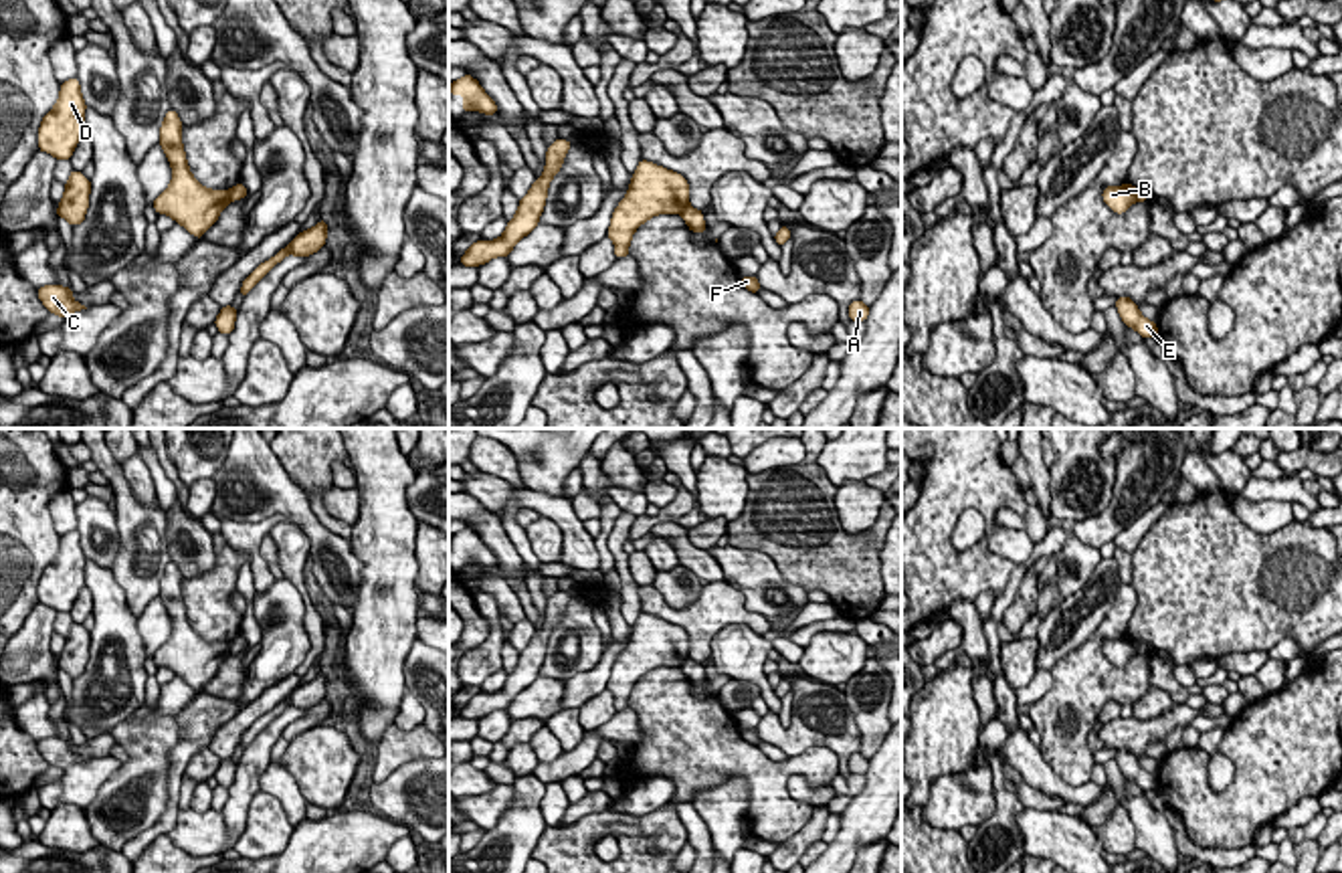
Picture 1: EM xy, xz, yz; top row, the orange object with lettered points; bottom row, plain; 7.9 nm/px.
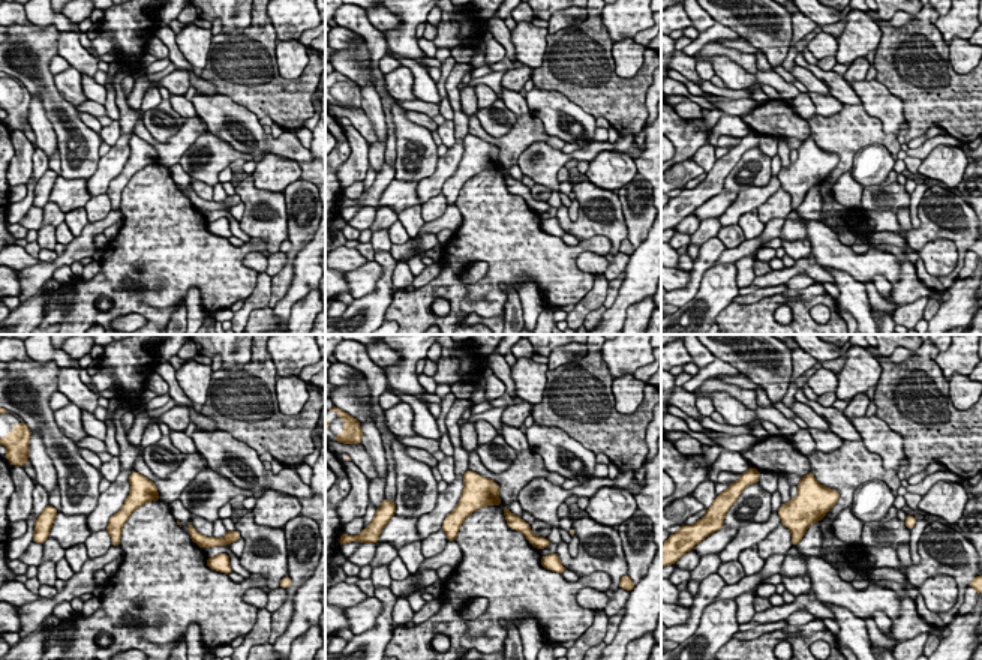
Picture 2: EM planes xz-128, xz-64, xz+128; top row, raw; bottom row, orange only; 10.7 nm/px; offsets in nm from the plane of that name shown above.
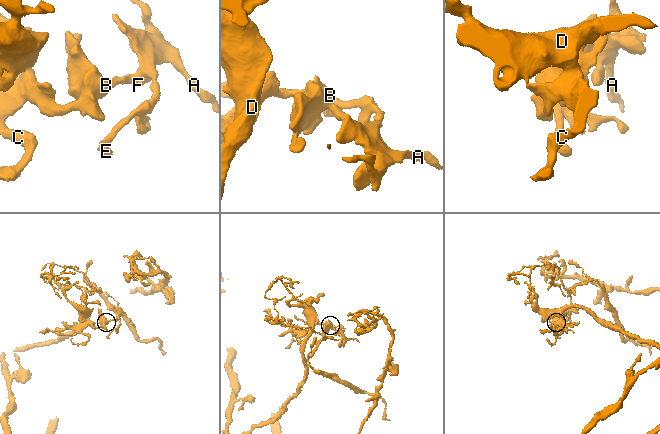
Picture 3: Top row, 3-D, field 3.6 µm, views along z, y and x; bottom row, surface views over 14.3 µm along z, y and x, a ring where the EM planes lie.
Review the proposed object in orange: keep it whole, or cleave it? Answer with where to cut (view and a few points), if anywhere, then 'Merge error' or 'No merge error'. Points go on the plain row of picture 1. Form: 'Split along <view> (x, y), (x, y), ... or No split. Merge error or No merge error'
Split along xz (688, 657), (680, 665). Merge error

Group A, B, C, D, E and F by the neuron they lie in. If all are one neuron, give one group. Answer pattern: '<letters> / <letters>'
A E F / B C D

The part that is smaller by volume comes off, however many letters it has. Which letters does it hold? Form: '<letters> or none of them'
A, E, F

